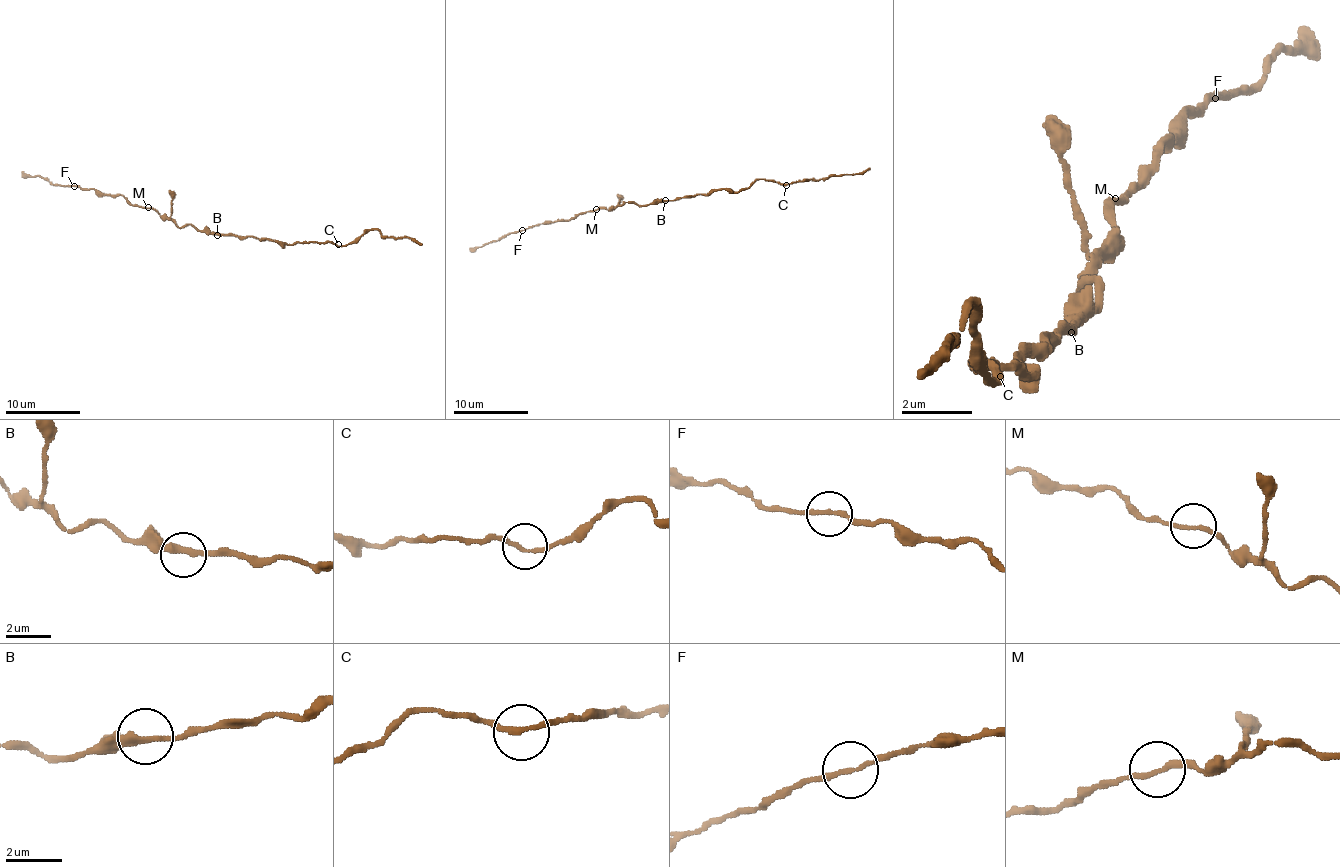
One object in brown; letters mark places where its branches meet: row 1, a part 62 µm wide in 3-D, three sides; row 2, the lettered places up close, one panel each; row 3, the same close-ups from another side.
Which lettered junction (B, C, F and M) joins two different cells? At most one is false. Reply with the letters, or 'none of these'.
none of these

